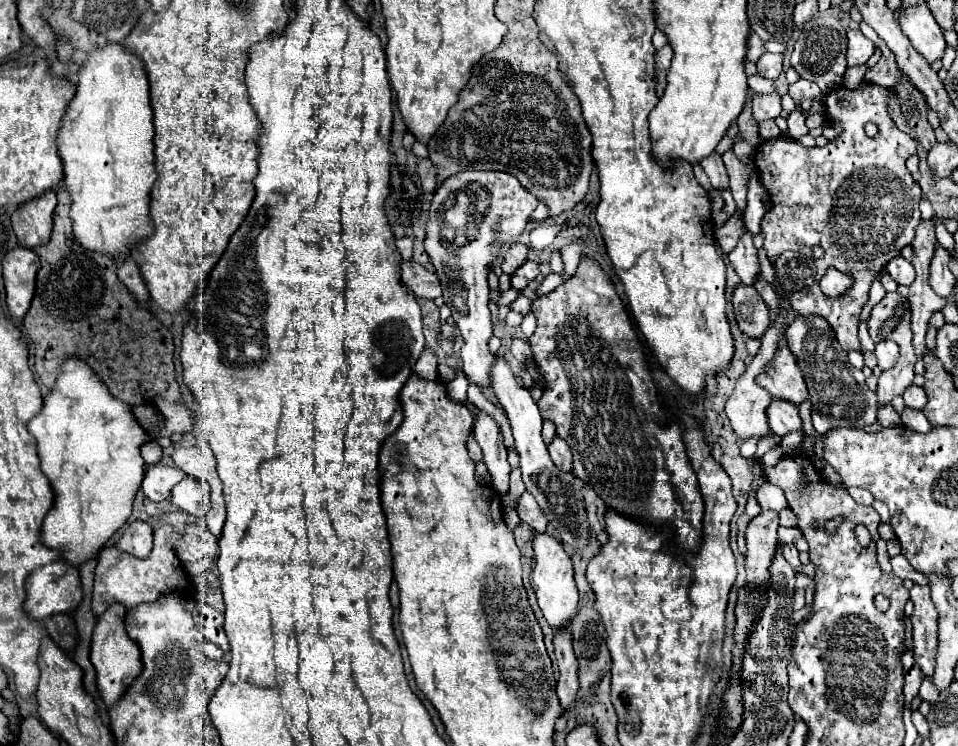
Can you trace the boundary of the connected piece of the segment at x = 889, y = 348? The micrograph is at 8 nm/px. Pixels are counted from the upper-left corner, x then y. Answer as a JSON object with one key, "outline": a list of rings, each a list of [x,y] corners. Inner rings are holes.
{"outline":[[[881,340],[877,342],[875,346],[875,356],[877,356],[877,362],[879,362],[879,368],[881,370],[889,370],[897,364],[899,360],[899,348],[895,342],[891,340]]]}

